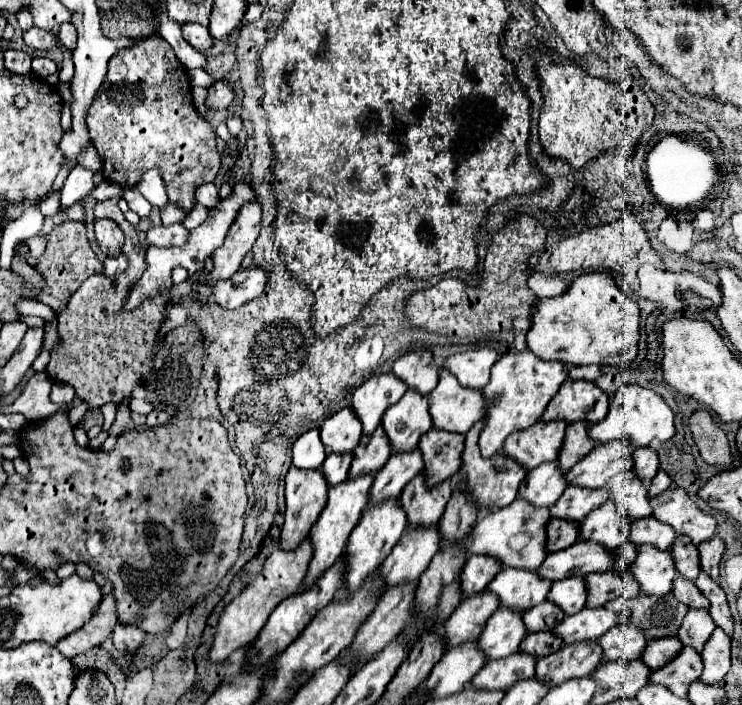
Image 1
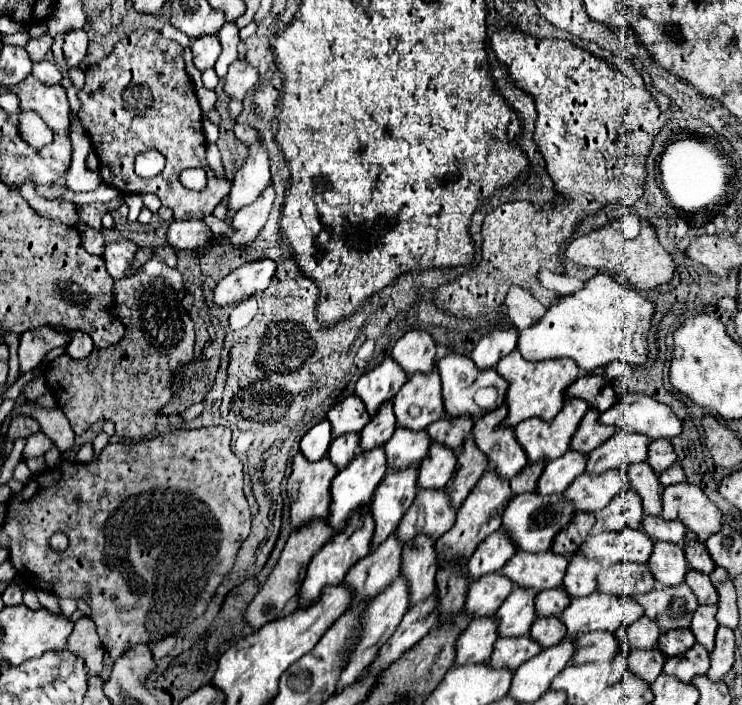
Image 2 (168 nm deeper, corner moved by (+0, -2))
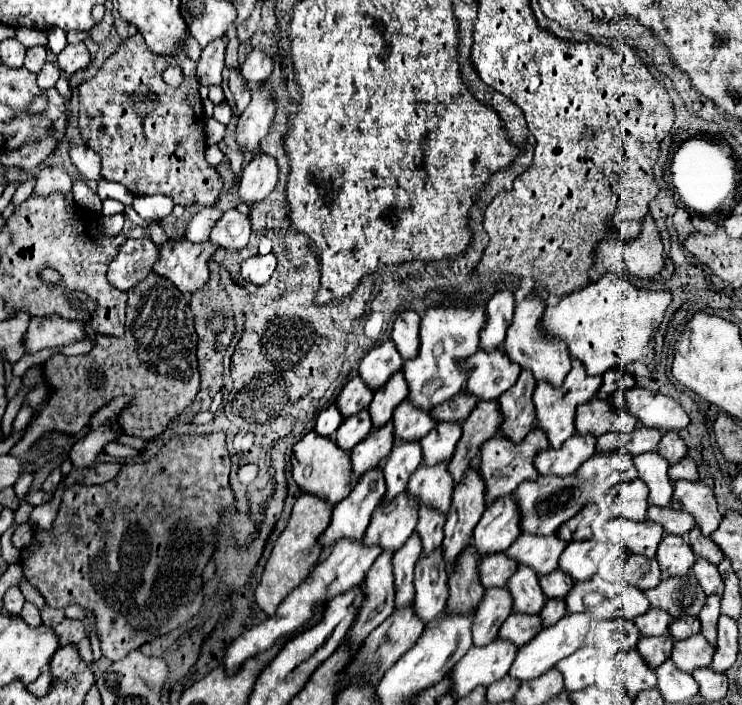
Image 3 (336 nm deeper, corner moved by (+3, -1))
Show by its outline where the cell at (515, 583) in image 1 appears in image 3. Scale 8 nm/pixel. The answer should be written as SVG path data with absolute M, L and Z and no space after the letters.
M521 533L505 553L521 565L533 567L539 575L547 575L559 567L559 555L565 547L567 543L557 535Z

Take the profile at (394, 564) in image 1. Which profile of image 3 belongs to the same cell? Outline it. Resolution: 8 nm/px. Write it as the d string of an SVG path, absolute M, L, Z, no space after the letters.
M449 461L437 465L419 465L407 485L407 493L417 497L421 505L431 505L443 513L449 511L449 499L453 493L453 477L447 471Z

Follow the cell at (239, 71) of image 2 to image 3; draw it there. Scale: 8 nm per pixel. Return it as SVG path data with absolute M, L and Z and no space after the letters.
M253 49L245 63L241 65L241 75L247 83L259 83L259 81L265 81L273 71L273 59L261 51L261 49Z

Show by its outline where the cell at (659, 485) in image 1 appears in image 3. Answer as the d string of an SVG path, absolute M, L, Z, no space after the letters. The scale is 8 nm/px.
M685 457L681 459L679 463L671 465L669 469L669 477L673 481L679 481L679 479L687 479L687 481L699 481L699 471L697 471L697 465L691 457Z

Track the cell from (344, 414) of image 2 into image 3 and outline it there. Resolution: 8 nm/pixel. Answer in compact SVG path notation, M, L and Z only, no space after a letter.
M357 375L343 387L343 391L337 397L337 405L343 417L349 417L349 415L355 415L355 411L369 407L371 399L373 399L373 389L365 387L363 379Z

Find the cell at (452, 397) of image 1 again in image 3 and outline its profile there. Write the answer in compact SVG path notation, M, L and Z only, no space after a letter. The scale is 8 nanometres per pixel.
M501 347L483 351L479 349L469 361L463 363L469 369L469 379L465 391L477 399L497 399L517 381L521 367L513 363Z

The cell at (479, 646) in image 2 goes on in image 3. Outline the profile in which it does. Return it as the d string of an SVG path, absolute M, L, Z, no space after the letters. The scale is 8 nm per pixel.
M489 587L475 611L473 645L481 647L495 639L501 623L513 611L513 599L507 587Z

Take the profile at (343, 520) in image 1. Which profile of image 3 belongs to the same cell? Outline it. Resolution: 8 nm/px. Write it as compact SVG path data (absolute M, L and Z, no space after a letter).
M393 421L371 431L367 439L363 439L357 447L351 449L353 479L369 471L369 467L377 467L389 455L391 447L393 447Z

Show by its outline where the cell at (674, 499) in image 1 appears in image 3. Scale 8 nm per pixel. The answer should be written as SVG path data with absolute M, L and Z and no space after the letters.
M677 481L675 493L671 499L671 507L691 513L695 517L697 525L701 527L703 535L707 535L707 537L719 527L719 523L723 519L723 515L717 509L713 489L701 481L699 483Z

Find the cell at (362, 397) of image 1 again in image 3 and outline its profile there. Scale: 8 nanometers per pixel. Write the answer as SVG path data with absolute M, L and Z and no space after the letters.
M387 339L381 345L373 347L363 357L363 361L359 363L359 375L371 389L379 389L401 367L403 367L401 355L399 355L395 343L391 339Z

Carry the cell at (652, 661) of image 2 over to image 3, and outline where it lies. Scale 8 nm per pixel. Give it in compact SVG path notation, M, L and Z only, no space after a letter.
M661 635L657 639L641 637L637 643L637 651L643 655L643 659L647 659L649 667L655 667L655 669L665 659L671 657L671 649L673 649L673 639L669 635Z

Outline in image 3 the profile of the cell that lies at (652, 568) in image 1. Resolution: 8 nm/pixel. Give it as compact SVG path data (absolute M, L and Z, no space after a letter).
M665 535L657 549L657 561L661 565L663 577L687 575L695 563L695 555L689 543L679 535Z

